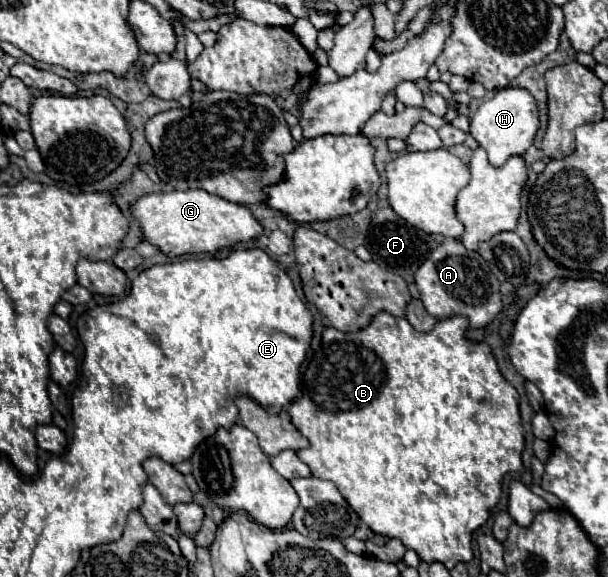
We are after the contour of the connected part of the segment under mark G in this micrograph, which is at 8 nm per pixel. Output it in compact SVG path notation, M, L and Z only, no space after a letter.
M203 189L147 193L131 205L131 215L141 227L143 239L159 247L167 257L181 257L187 253L215 253L217 249L235 241L249 241L263 229L251 215L249 207L223 201Z

